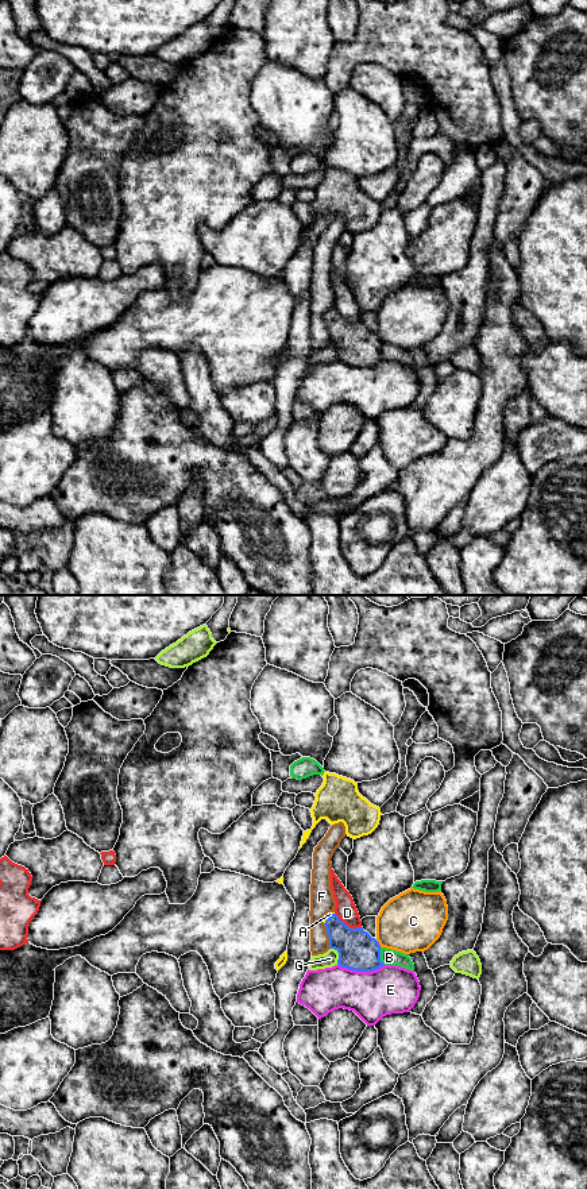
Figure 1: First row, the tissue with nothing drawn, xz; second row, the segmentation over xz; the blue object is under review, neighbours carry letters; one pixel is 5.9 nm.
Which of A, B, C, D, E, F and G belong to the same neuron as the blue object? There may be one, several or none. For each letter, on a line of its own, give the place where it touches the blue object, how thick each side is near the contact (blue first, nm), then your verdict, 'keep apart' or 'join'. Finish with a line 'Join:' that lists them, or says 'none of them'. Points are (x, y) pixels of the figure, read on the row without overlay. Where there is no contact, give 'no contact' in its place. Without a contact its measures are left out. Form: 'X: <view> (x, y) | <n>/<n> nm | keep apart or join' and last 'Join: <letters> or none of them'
A: xz (328, 313) | 220/20 nm | join
B: xz (379, 351) | 240/100 nm | keep apart
C: xz (378, 339) | 240/360 nm | keep apart
D: xz (346, 320) | 240/120 nm | keep apart
E: xz (360, 366) | 240/280 nm | keep apart
F: xz (328, 331) | 240/140 nm | keep apart
G: xz (339, 351) | 240/90 nm | keep apart
Join: A

